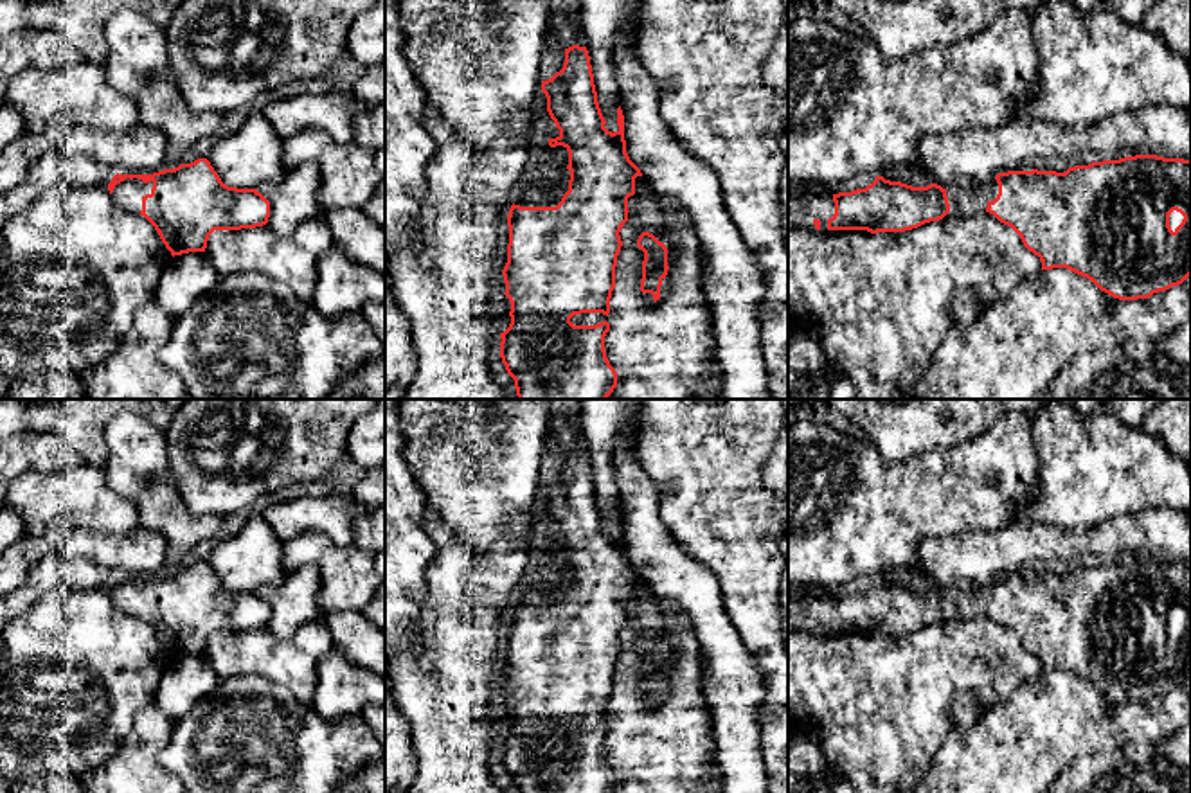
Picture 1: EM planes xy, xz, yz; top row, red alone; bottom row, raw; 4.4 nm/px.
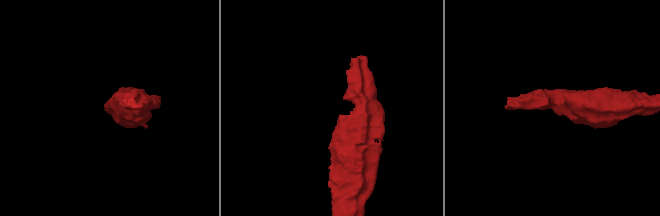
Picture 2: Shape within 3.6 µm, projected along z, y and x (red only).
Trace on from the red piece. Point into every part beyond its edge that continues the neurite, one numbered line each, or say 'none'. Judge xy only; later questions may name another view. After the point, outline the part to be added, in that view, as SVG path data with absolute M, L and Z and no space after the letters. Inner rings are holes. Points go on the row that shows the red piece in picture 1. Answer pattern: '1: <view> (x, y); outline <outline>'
1: xy (126, 195); outline M126 178L124 182L115 185L112 198L121 210L126 210L130 214L140 214L142 198L146 194L151 194L151 189L153 182L144 183L139 178L133 180Z

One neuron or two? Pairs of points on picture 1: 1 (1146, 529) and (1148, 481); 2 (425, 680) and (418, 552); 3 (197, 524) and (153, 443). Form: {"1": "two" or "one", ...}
{"1": "two", "2": "two", "3": "one"}

